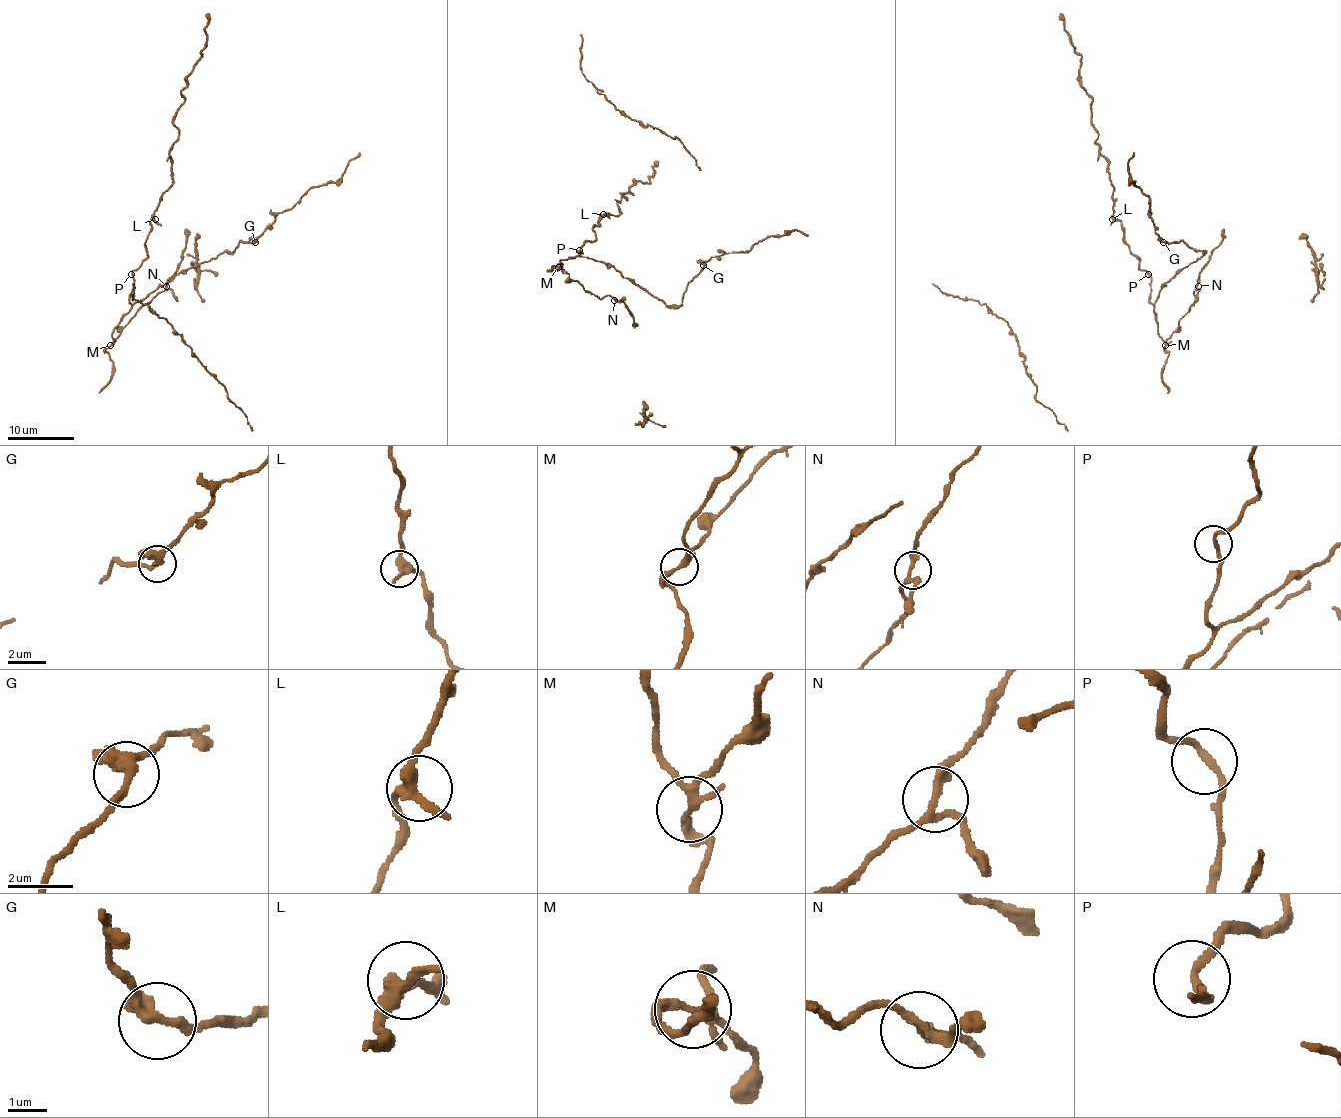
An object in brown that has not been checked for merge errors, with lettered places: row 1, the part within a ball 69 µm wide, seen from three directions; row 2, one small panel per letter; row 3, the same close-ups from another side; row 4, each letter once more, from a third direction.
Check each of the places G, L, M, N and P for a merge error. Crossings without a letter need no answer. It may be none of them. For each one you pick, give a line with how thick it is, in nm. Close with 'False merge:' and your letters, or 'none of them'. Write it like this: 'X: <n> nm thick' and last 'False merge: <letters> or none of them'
False merge: none of them

